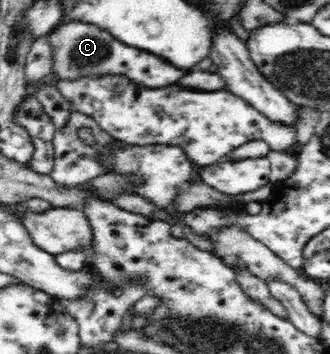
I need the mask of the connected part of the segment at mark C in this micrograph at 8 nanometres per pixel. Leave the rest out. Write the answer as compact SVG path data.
M68 21L58 25L48 36L52 55L52 70L62 80L74 80L84 76L121 74L134 84L155 88L177 84L188 70L180 70L166 60L160 60L151 52L128 46L114 39L108 31L84 21Z

